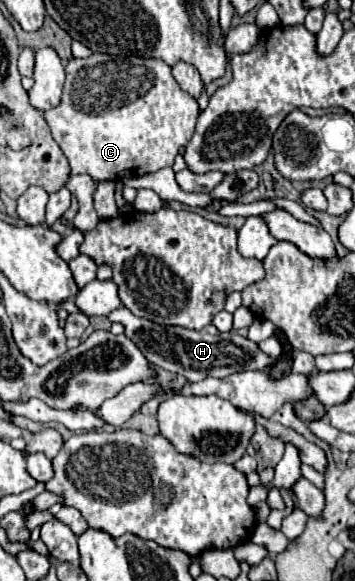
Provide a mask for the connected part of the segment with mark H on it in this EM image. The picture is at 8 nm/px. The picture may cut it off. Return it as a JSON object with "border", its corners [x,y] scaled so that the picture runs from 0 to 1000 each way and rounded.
{"border":[[[338,528],[332,535],[315,535],[304,542],[310,552],[332,552],[355,563],[355,577],[400,597],[400,608],[411,618],[423,618],[434,628],[524,649],[535,659],[569,656],[580,649],[631,652],[670,639],[749,639],[777,621],[749,611],[715,587],[699,580],[682,580],[659,570],[620,573],[603,559],[580,559],[569,570],[524,570],[518,563],[456,563],[439,556],[423,556],[417,549],[389,549],[355,535],[355,528]]]}

